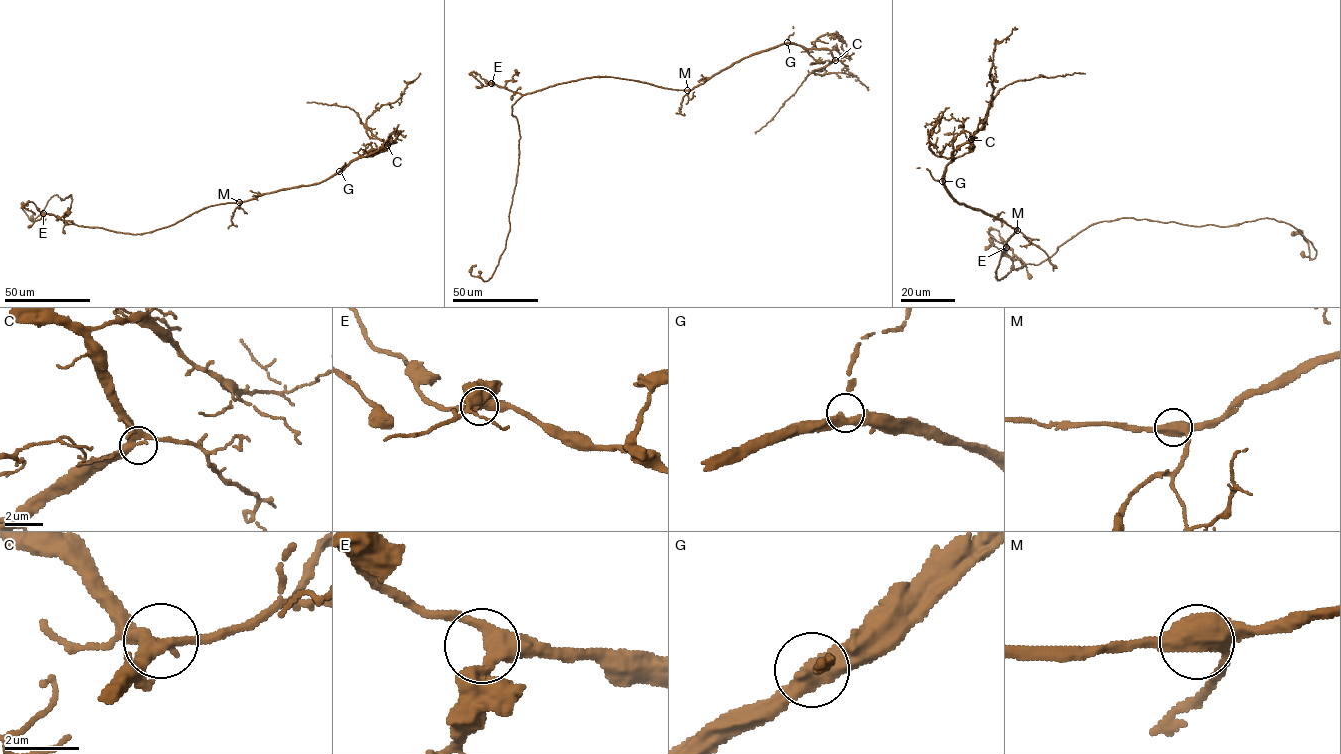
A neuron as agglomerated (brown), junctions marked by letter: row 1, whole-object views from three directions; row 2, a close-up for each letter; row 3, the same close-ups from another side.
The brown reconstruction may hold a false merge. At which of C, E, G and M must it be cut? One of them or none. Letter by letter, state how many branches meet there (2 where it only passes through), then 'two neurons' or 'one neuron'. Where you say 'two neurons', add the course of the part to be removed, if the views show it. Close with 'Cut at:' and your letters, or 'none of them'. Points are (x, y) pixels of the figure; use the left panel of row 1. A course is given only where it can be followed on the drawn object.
C: 3 | one neuron
E: 3 | one neuron
G: 3 | one neuron
M: 3 | one neuron
Cut at: none of them

